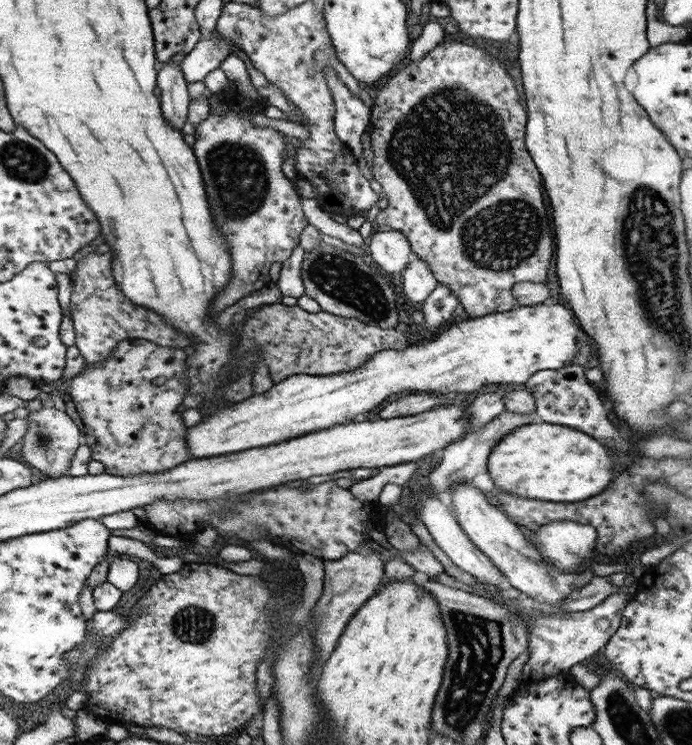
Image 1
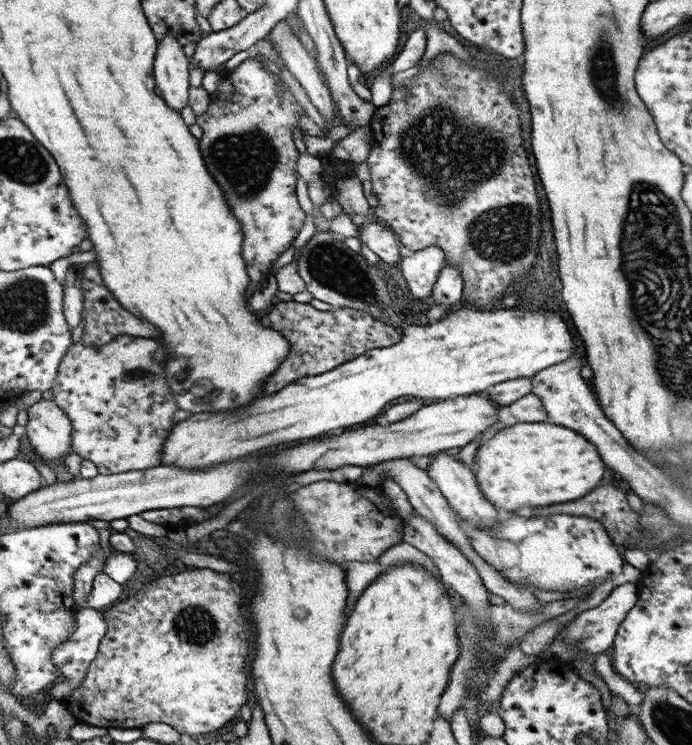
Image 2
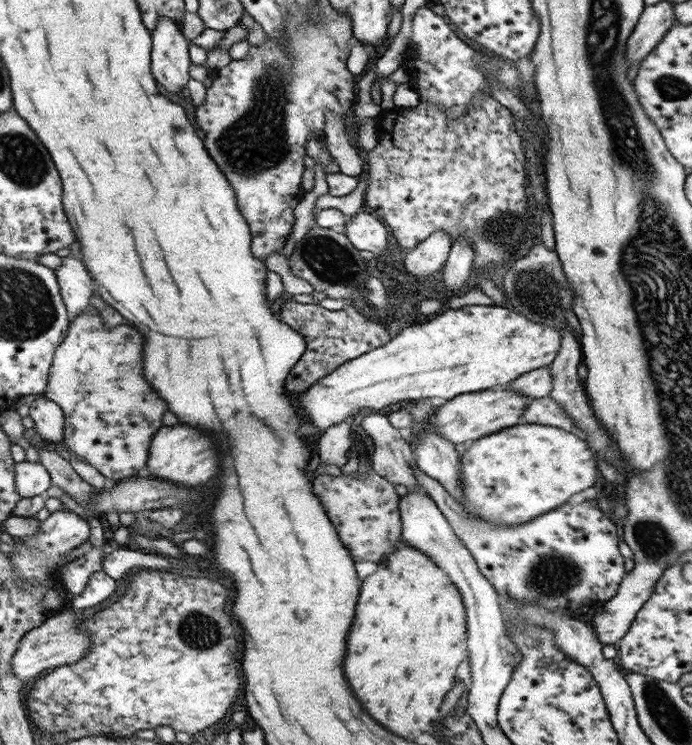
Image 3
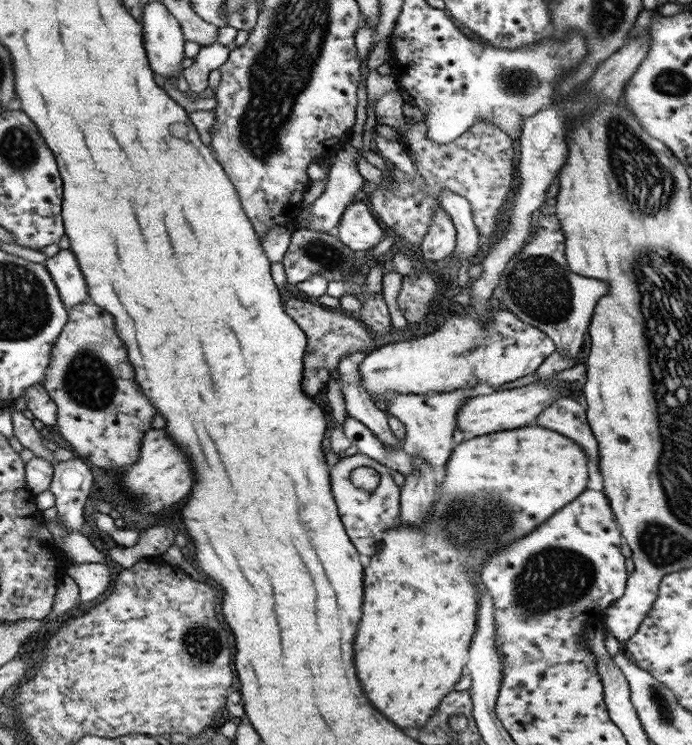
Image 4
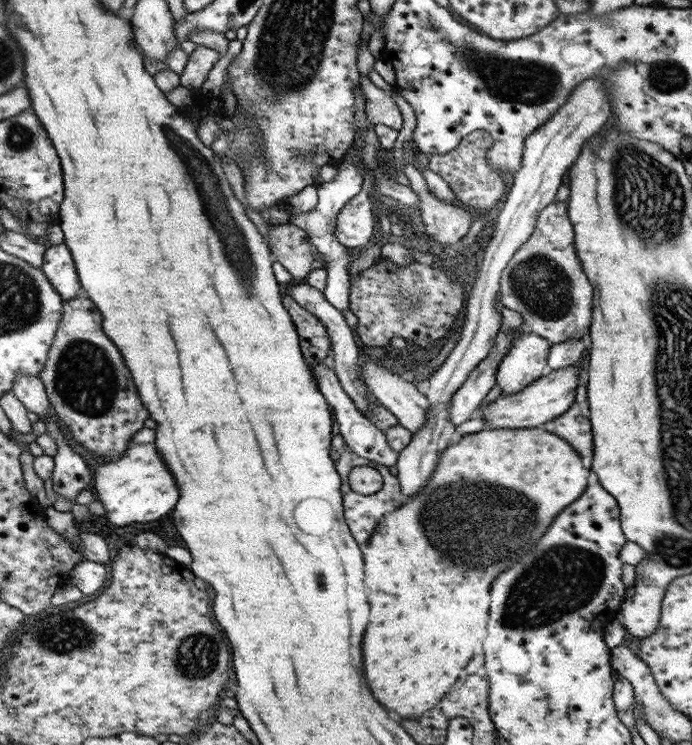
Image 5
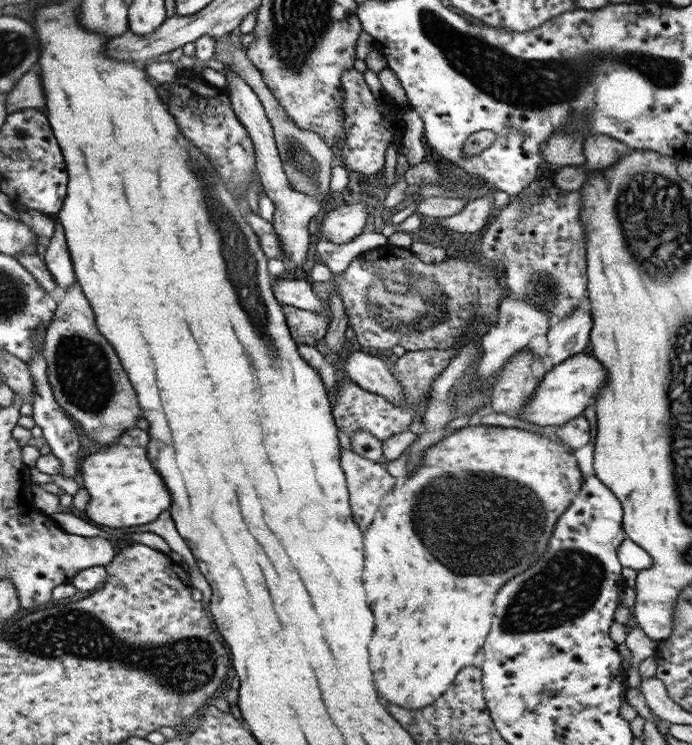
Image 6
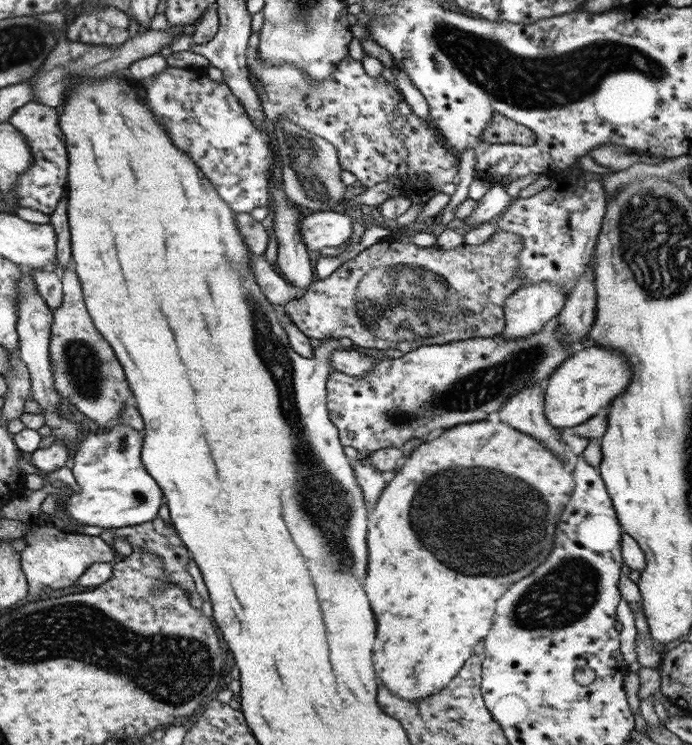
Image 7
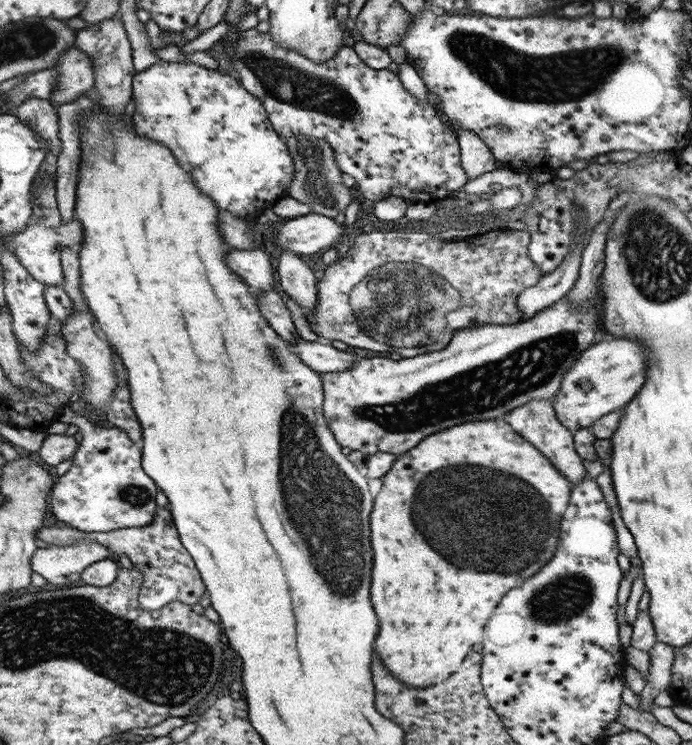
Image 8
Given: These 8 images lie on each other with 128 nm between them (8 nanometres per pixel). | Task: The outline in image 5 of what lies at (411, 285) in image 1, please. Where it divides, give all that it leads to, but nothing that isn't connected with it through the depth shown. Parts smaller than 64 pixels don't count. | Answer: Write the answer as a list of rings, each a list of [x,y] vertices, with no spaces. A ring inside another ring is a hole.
[[[405,162],[403,172],[410,180],[410,188],[421,200],[418,213],[422,216],[427,234],[444,246],[457,246],[462,237],[470,232],[470,226],[475,219],[474,212],[470,214],[464,206],[456,208],[434,197],[423,174],[416,165],[412,166],[412,162]]]

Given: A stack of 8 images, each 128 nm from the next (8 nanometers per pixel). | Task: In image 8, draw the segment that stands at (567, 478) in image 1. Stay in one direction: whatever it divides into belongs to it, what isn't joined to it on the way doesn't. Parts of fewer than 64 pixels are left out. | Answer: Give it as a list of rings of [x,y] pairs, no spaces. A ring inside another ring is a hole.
[[[496,419],[490,422],[480,420],[480,422],[460,424],[450,430],[427,436],[414,448],[397,455],[392,468],[382,476],[381,480],[382,487],[373,501],[373,509],[369,518],[370,528],[372,528],[372,550],[374,550],[374,570],[372,570],[372,588],[370,588],[372,598],[370,600],[380,618],[380,630],[378,630],[378,638],[374,640],[374,644],[384,666],[390,672],[394,672],[402,682],[410,684],[408,688],[430,688],[430,684],[434,686],[438,684],[437,682],[442,682],[454,674],[466,655],[472,651],[474,644],[483,642],[487,623],[506,593],[512,588],[518,588],[530,576],[534,576],[554,556],[554,550],[560,538],[561,520],[570,502],[573,485],[546,456],[534,448],[533,444],[526,442],[518,432],[514,434],[514,430],[506,424],[506,421]],[[498,436],[514,442],[516,446],[510,446],[510,444],[494,446],[492,442],[488,442],[488,440],[498,440]],[[470,506],[476,506],[476,514],[470,510]],[[494,514],[496,514],[496,528],[494,528]]]

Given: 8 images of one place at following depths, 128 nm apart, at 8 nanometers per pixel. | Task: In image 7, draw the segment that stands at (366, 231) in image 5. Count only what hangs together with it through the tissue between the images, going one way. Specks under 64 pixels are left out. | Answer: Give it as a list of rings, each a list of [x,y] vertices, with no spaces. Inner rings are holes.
[[[342,209],[316,212],[306,216],[299,224],[300,236],[310,251],[340,246],[352,236],[353,222]]]

